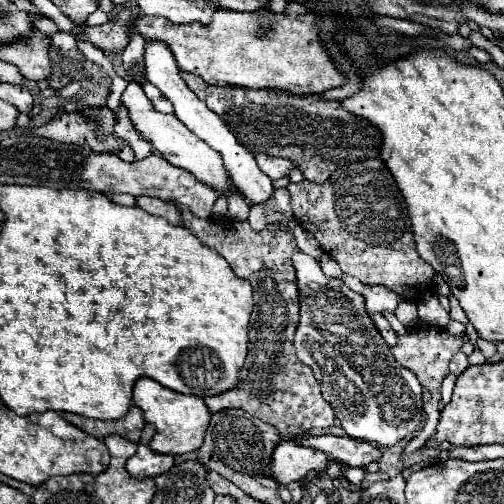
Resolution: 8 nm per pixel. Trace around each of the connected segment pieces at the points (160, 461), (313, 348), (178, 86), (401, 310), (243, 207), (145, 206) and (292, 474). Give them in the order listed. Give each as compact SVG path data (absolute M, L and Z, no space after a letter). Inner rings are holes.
M146 424L140 444L138 444L138 452L128 460L126 468L130 472L130 476L134 478L148 478L148 476L158 476L168 472L174 466L174 458L172 456L162 456L150 450L150 440L154 436L154 428L152 424Z
M298 252L292 260L300 290L300 324L296 328L294 348L298 358L314 370L314 376L322 388L322 396L334 408L340 426L350 438L360 438L380 446L394 446L400 440L410 438L422 420L422 386L418 378L408 372L408 368L402 368L390 354L390 346L384 342L380 332L376 332L368 316L364 296L352 292L342 280L328 278L314 258Z
M146 40L144 44L144 64L146 64L146 78L148 82L152 82L156 88L162 90L162 94L174 104L174 114L178 116L180 122L184 122L188 126L188 130L192 130L200 140L204 140L210 148L214 148L222 160L224 160L224 166L232 178L232 182L240 188L240 192L248 198L250 204L258 204L258 202L264 202L272 196L272 180L258 168L254 156L242 146L236 142L236 138L230 134L228 126L220 120L220 116L216 116L212 110L206 108L206 104L202 100L198 100L198 96L184 84L182 76L180 76L180 70L176 66L176 60L172 56L172 50L160 42L160 40Z
M406 300L406 302L398 304L398 308L396 308L394 314L396 314L396 318L398 318L404 326L412 326L414 320L418 318L418 314L416 314L416 302Z
M230 194L228 196L228 210L230 210L230 218L234 218L234 220L246 220L250 206L246 204L246 200L242 196Z
M136 196L136 206L142 208L144 212L152 214L152 216L162 216L166 218L170 224L182 224L180 212L172 202L164 202L158 198L148 198L148 196Z
M282 440L272 454L272 472L280 484L306 480L310 472L324 472L328 468L328 456L316 448L296 444L294 440Z

